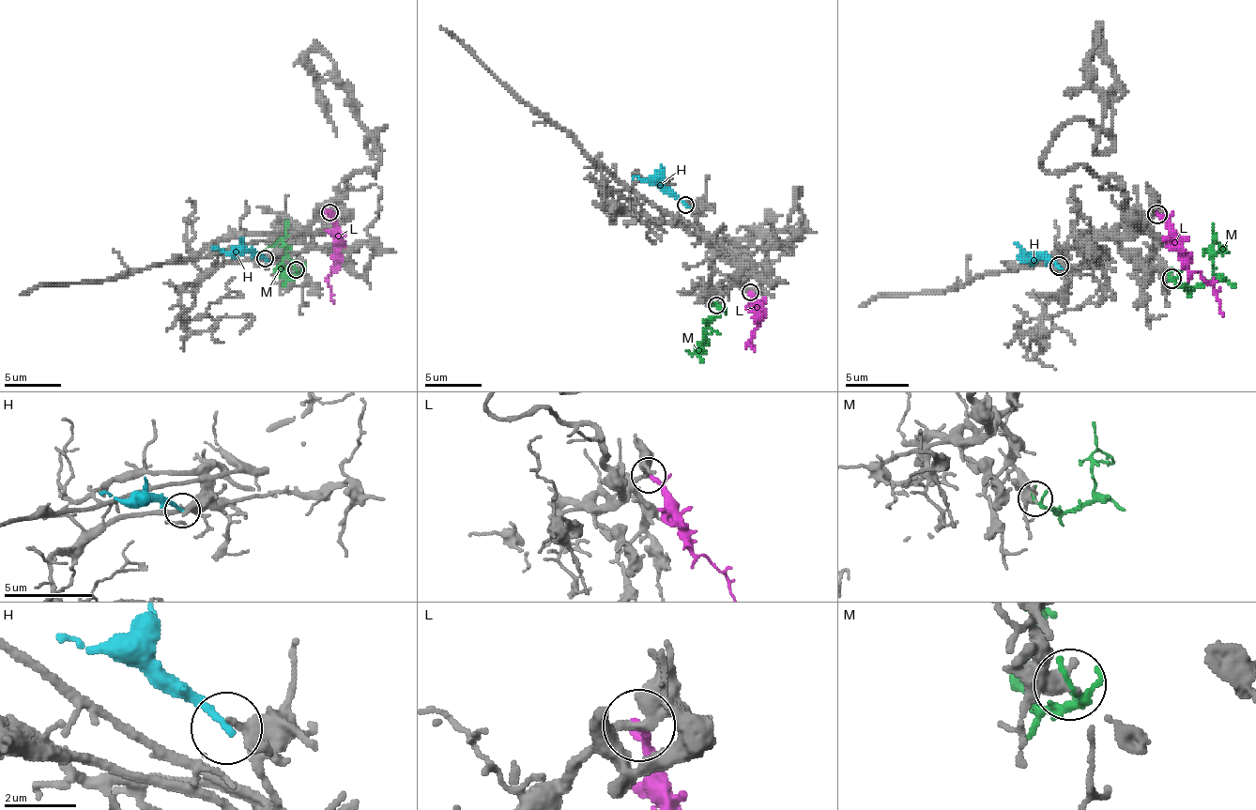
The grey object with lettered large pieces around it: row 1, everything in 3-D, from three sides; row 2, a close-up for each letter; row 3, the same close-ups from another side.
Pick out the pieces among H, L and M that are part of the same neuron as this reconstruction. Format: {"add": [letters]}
{"add": ["L"]}

